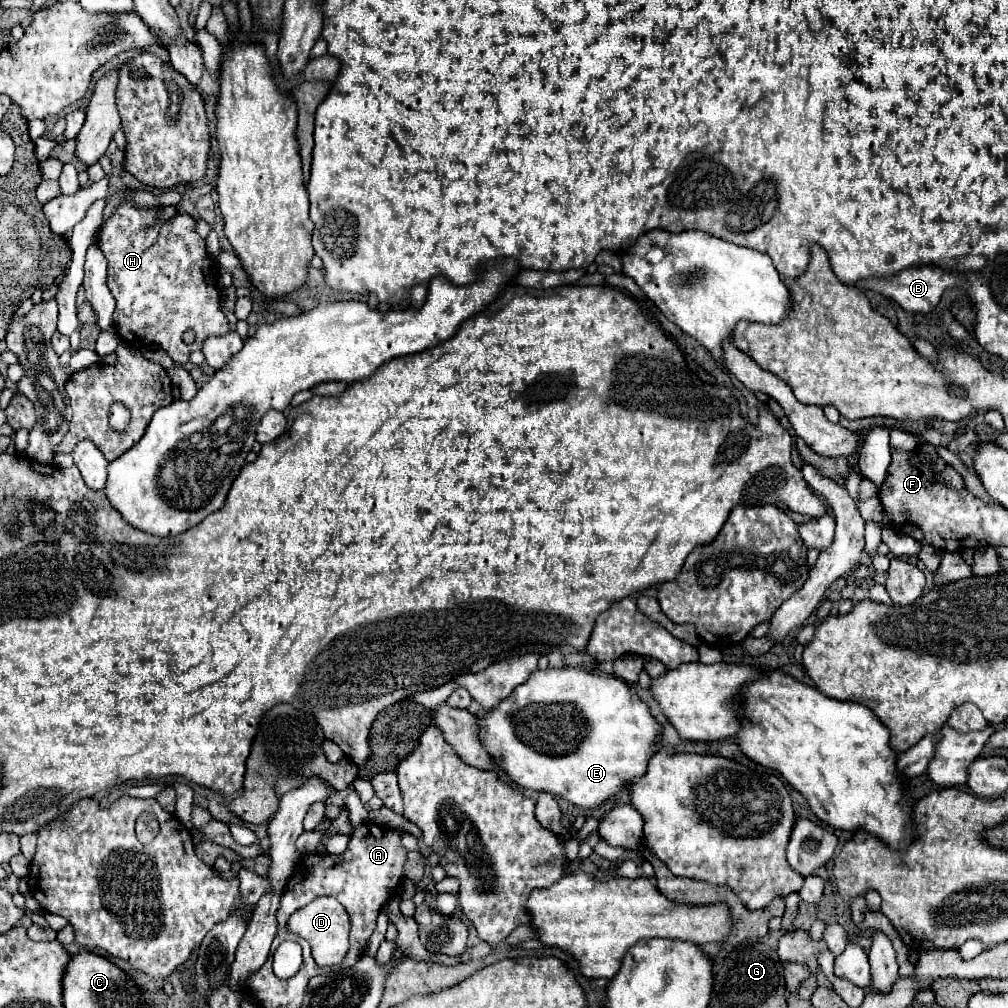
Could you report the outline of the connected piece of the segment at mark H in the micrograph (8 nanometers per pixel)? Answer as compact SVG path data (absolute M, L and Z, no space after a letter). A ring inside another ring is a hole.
M124 200L102 224L98 236L98 246L108 258L107 286L116 301L113 319L120 338L136 350L158 346L180 366L188 362L192 352L192 346L182 342L184 330L196 332L196 350L202 348L206 336L230 332L220 308L216 264L194 226L196 222L188 214L176 214L168 222L160 222L158 208L140 208ZM146 236L154 236L156 242L146 244Z

